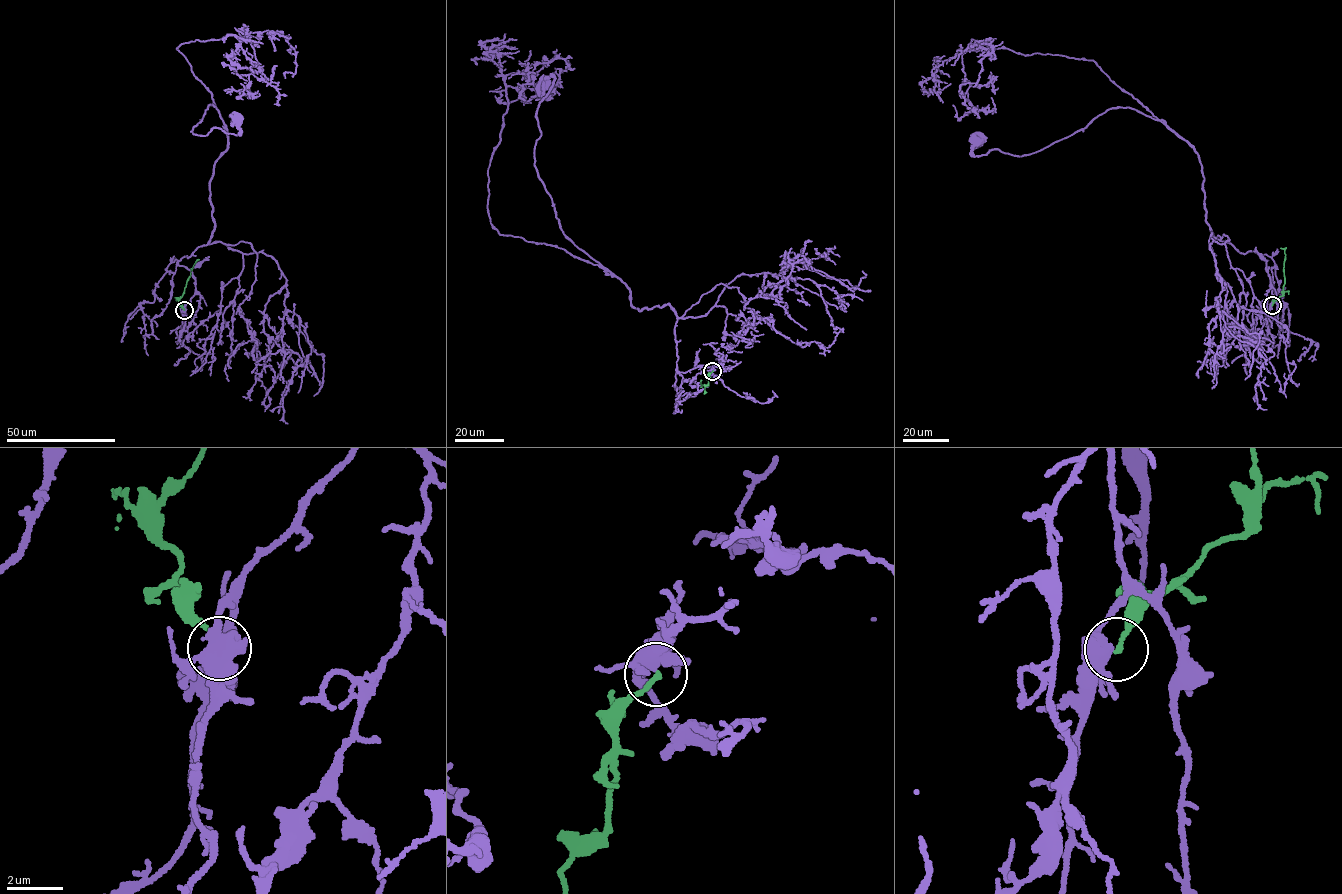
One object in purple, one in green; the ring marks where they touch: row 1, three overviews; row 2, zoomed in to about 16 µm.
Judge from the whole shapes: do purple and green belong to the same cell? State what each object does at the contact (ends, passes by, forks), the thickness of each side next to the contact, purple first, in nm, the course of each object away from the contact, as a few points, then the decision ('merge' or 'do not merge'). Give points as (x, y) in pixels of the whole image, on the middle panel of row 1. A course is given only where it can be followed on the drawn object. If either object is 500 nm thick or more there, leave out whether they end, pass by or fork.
purple forks there; green ends there; 400 nm thick on the purple side, 160 nm on the other; purple runs (712, 370), (676, 370), (676, 314), (632, 307), (562, 230), (534, 163), (544, 83); green runs (712, 370), (707, 386), (701, 386), (701, 380); do not merge

